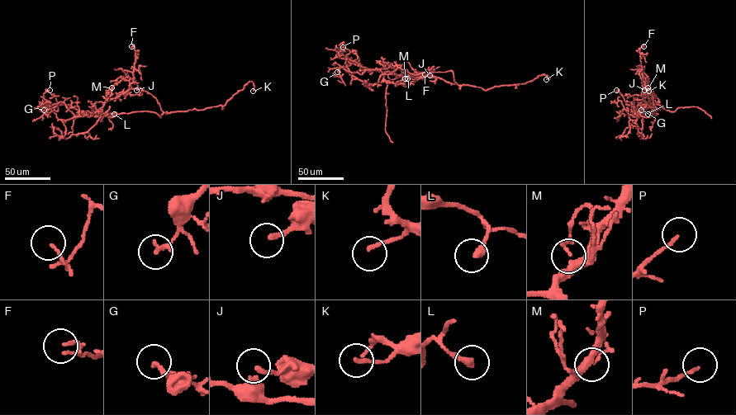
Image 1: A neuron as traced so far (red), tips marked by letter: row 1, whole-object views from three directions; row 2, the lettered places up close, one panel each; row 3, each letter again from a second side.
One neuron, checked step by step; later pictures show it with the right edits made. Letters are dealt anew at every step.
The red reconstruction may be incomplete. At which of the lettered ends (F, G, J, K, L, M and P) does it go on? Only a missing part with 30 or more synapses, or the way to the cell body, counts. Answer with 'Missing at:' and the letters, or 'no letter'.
Missing at: no letter

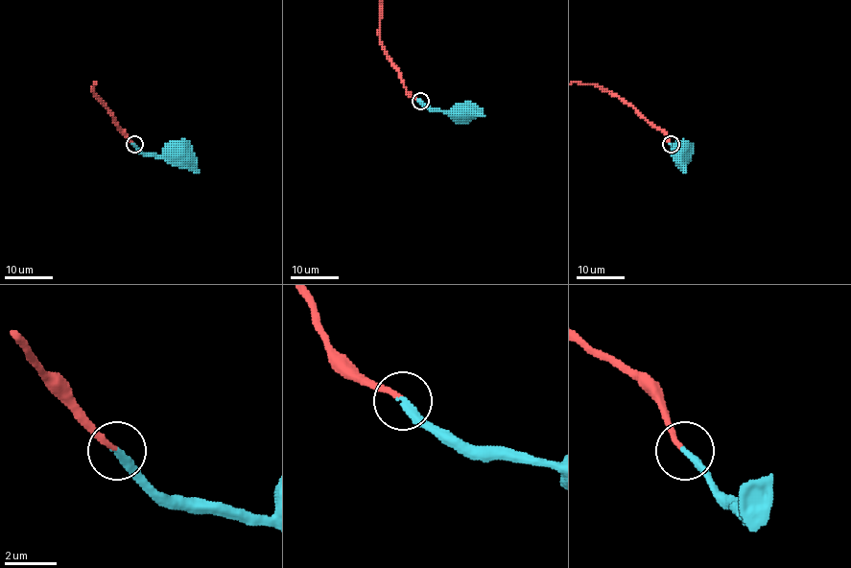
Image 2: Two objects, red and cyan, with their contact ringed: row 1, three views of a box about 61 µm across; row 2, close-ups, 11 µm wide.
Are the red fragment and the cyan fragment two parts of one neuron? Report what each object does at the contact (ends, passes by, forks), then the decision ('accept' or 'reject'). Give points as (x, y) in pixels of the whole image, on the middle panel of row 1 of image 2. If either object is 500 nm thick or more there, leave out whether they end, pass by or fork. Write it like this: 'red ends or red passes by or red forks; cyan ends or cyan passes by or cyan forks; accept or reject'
red ends; cyan ends; accept

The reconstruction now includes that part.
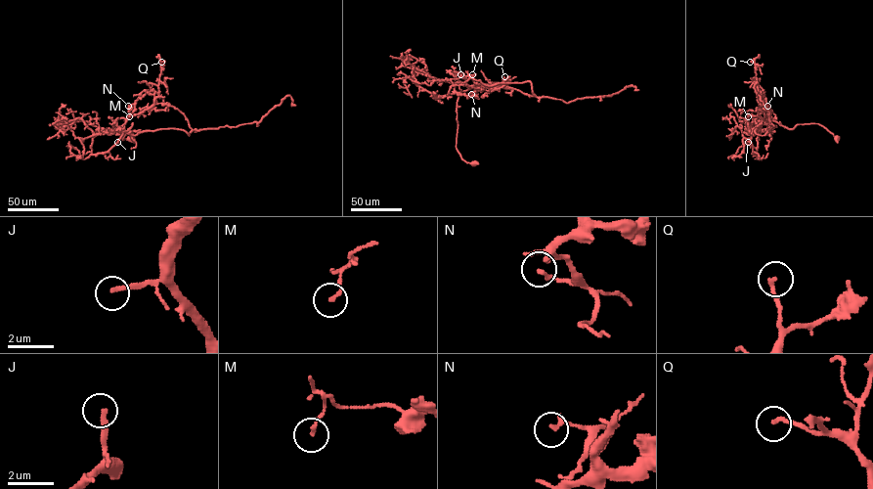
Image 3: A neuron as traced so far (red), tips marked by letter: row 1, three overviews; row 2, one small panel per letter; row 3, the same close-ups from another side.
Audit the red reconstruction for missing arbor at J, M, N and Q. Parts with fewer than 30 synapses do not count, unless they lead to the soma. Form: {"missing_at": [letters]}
{"missing_at": ["J"]}

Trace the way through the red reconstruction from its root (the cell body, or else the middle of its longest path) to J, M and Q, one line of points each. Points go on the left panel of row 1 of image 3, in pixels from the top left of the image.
J: (130, 138), (124, 139), (113, 123), (113, 129), (113, 121), (120, 118), (125, 118), (126, 122), (117, 142)
M: (130, 138), (124, 139), (112, 125), (113, 129), (115, 119), (129, 116)
Q: (130, 138), (124, 139), (113, 123), (113, 129), (113, 121), (141, 113), (153, 103), (158, 94), (161, 62)

